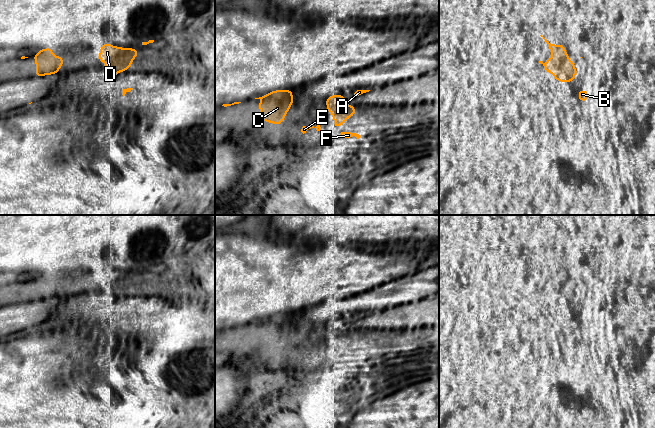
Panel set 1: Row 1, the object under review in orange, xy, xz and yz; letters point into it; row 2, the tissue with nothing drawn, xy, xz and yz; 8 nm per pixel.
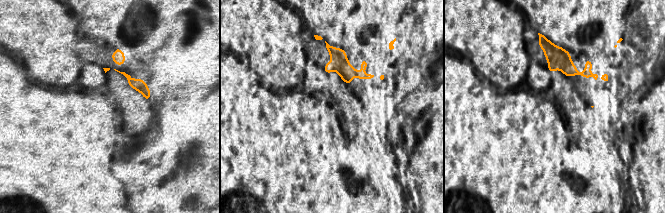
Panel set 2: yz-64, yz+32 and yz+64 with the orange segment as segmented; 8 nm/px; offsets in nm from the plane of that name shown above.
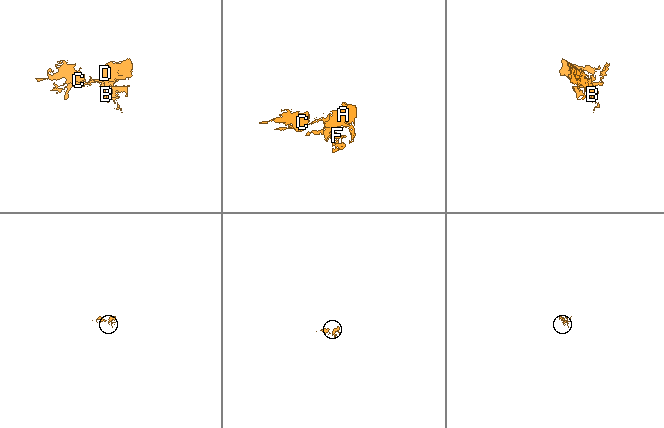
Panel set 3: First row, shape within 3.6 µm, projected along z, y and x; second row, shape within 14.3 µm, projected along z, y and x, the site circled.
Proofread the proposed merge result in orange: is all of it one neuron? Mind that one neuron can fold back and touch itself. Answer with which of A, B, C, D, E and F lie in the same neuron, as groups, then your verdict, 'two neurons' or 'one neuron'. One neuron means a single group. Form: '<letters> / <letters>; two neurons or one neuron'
A B C D E F; one neuron

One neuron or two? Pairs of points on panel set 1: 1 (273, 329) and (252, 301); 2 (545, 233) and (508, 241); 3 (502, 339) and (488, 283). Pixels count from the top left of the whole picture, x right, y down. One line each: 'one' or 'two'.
1: two
2: two
3: two

